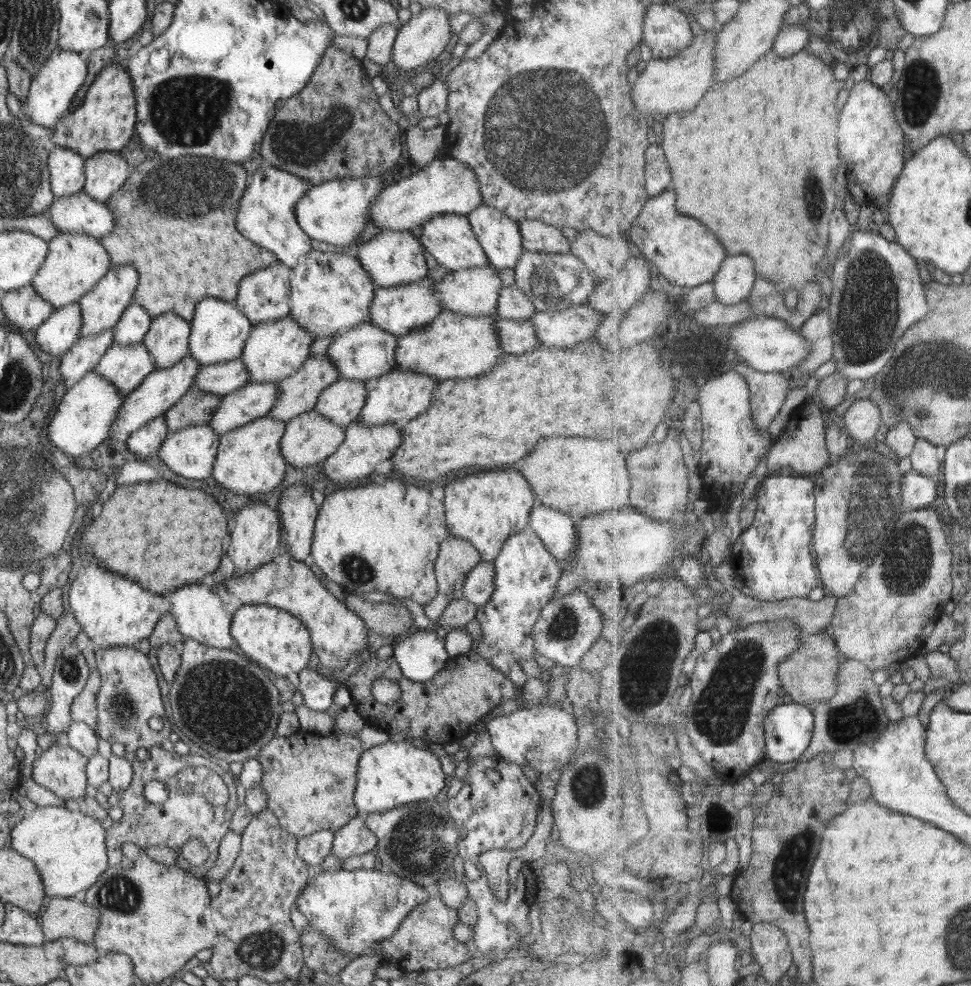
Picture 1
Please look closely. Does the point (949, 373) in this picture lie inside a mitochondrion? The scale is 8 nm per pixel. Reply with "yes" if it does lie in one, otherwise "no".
yes

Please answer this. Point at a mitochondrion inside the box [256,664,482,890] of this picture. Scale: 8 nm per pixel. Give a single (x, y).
(415, 845)

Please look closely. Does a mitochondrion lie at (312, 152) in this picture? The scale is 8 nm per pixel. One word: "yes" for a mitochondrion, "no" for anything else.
yes

